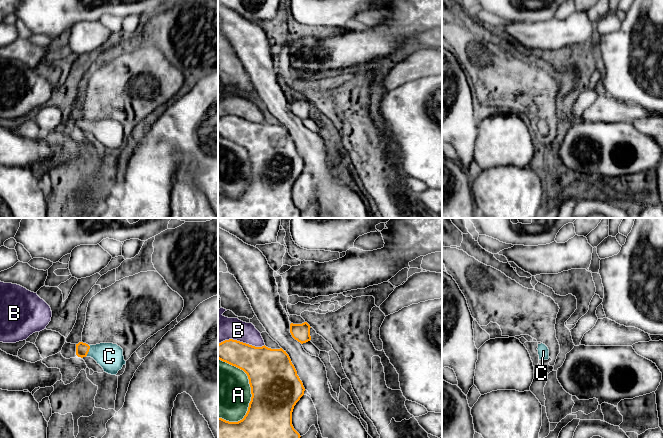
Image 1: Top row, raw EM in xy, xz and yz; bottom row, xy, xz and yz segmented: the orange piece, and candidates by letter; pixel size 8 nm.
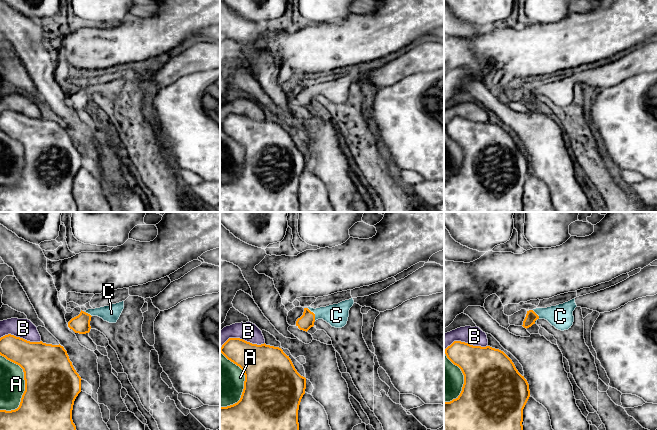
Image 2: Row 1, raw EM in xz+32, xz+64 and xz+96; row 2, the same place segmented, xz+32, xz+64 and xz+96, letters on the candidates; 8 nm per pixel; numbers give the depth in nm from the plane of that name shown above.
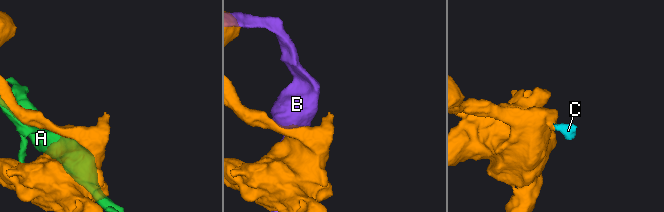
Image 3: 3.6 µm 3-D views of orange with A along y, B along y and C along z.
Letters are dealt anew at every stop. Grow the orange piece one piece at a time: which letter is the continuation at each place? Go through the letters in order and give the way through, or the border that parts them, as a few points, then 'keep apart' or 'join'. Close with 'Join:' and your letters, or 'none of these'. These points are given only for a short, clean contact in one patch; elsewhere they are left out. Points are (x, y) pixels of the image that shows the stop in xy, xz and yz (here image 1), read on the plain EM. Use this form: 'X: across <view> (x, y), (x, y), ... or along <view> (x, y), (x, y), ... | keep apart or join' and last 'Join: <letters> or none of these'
A: keep apart
B: keep apart
C: across xy (82, 125), (88, 126), (109, 132) | join
Join: C

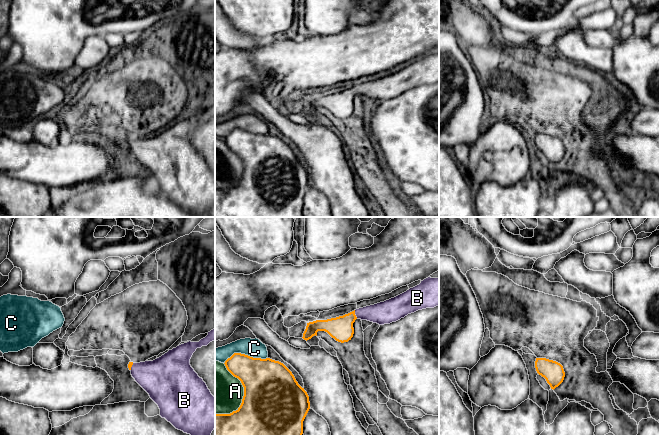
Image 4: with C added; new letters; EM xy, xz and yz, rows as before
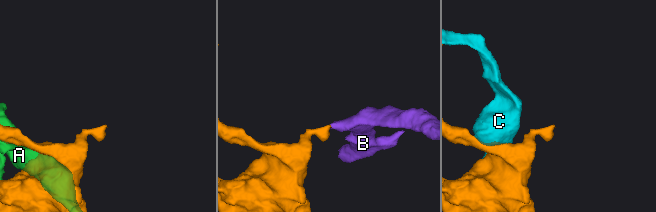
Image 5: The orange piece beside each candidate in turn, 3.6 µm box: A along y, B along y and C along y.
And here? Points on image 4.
A: keep apart
B: across xz (340, 104), (354, 90), (385, 88) | join
C: keep apart
Join: B

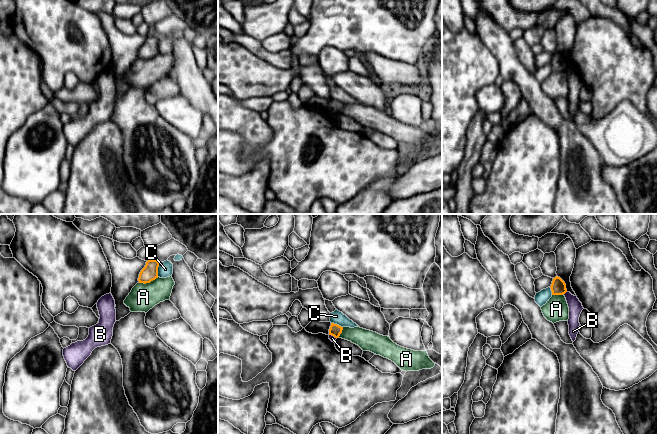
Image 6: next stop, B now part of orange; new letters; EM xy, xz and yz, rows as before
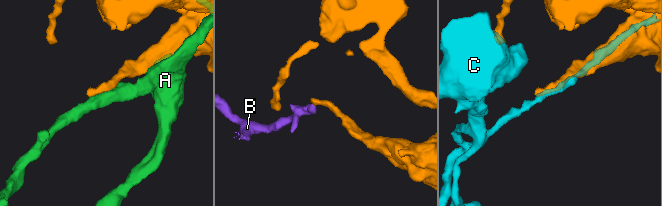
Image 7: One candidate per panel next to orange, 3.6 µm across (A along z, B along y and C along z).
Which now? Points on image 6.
A: keep apart
B: along yz (566, 67), (564, 70) | keep apart
C: keep apart
Join: none of these

